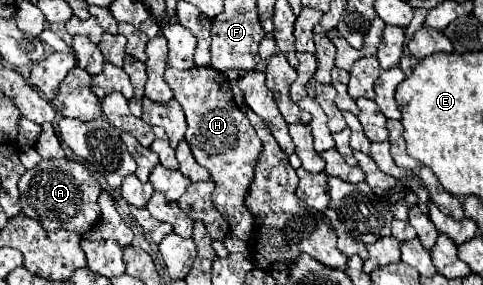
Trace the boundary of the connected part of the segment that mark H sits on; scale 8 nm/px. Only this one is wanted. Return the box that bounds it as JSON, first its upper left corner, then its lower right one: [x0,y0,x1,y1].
[164,67,262,241]

